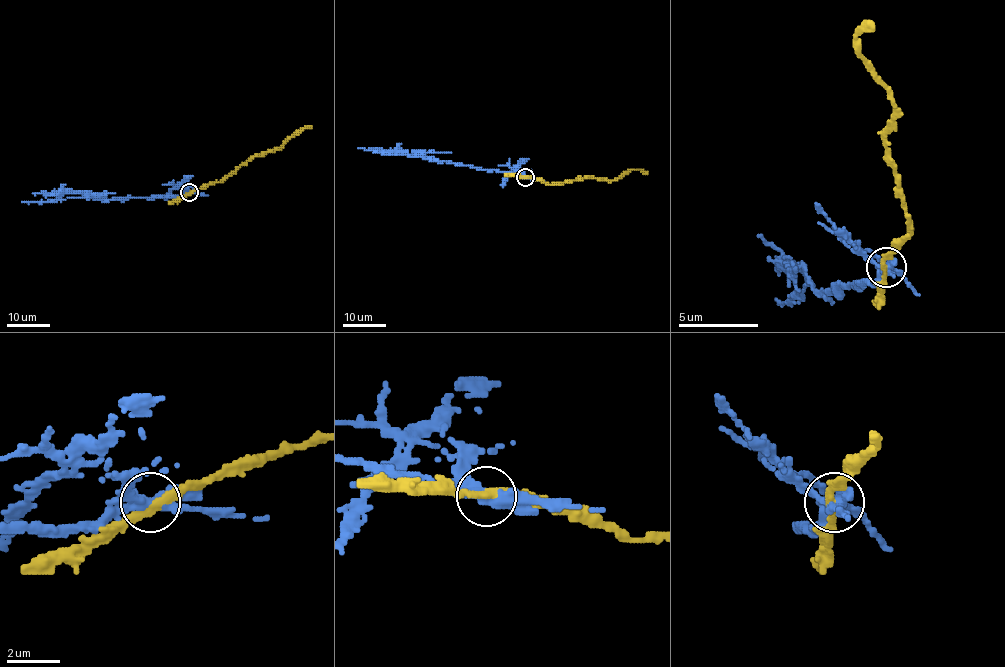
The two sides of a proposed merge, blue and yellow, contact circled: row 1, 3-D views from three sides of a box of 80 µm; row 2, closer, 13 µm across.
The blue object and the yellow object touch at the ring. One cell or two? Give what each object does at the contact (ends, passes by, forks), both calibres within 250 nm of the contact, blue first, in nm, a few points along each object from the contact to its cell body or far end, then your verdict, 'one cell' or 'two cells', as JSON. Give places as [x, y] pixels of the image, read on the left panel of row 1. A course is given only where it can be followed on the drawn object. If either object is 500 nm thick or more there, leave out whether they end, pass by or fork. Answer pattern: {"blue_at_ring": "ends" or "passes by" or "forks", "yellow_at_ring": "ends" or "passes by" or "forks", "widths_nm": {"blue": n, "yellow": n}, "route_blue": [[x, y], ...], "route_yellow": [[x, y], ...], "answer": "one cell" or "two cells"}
{"blue_at_ring": "passes by", "yellow_at_ring": "passes by", "widths_nm": {"blue": 480, "yellow": 320}, "route_blue": [[190, 192], [166, 197], [98, 199], [84, 196], [46, 202], [22, 201]], "route_yellow": [[190, 192], [222, 182], [253, 157], [279, 148], [311, 125]], "answer": "two cells"}

